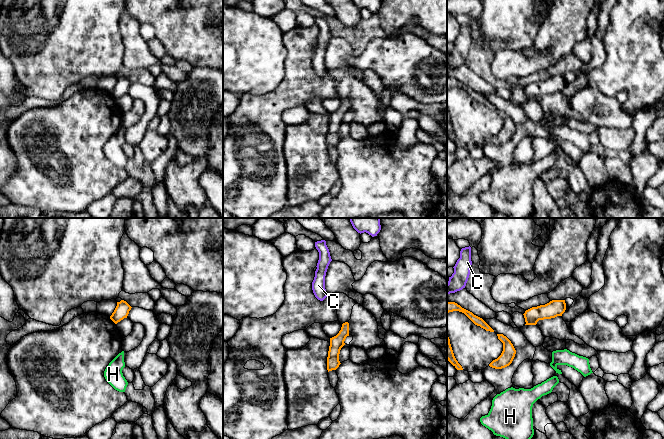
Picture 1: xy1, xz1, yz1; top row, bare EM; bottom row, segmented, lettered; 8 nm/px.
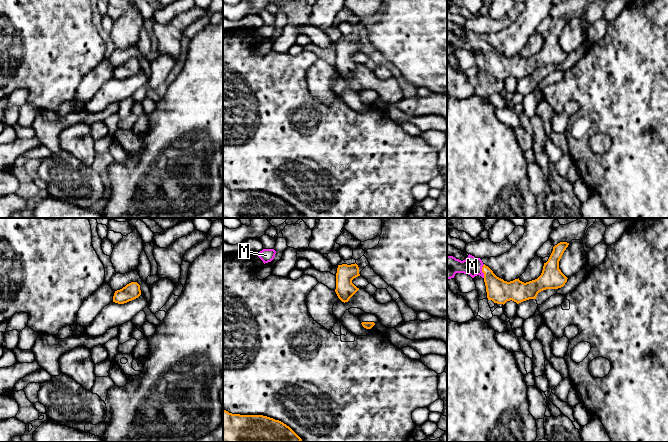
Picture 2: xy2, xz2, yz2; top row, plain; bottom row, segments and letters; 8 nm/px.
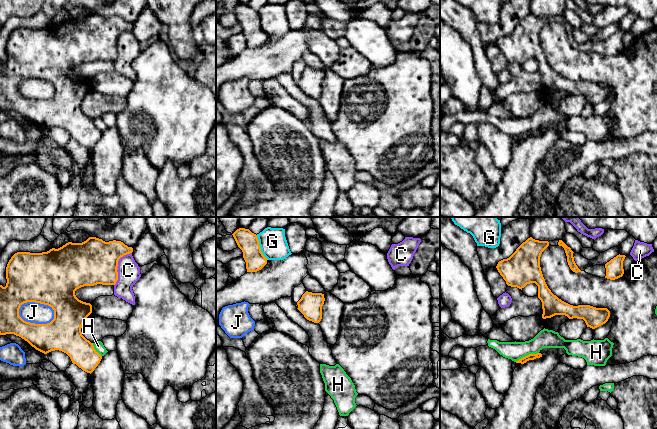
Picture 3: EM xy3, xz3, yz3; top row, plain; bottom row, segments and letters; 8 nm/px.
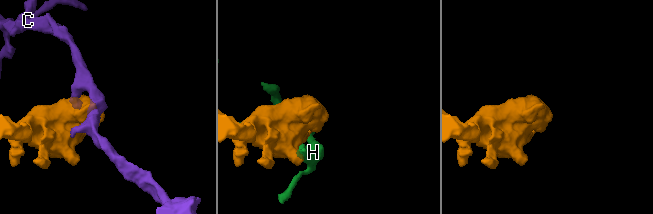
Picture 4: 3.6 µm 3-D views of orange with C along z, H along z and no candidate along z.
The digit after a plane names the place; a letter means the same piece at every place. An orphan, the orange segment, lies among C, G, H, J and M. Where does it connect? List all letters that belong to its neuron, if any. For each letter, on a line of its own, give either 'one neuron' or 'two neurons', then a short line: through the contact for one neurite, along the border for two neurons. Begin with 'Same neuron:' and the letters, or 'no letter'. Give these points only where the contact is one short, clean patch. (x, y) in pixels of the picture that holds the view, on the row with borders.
Same neuron: M
C: two neurons
G: two neurons; line xz3 (256, 235), (260, 251), (268, 259)
H: two neurons; line yz3 (538, 352), (527, 354), (515, 361)
J: two neurons
M: one neuron; line yz2 (499, 291), (482, 271), (472, 266)

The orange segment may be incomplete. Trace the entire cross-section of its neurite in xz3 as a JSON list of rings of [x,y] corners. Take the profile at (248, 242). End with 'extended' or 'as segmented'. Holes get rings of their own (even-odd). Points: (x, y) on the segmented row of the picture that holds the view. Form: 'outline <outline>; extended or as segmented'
outline [[[245,228],[237,229],[232,235],[243,252],[247,272],[261,270],[267,264],[268,259],[261,252],[257,235]]]; as segmented

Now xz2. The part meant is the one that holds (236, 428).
outline [[[223,409],[223,442],[301,442],[302,439],[286,424],[263,415],[232,414]]]; as segmented

